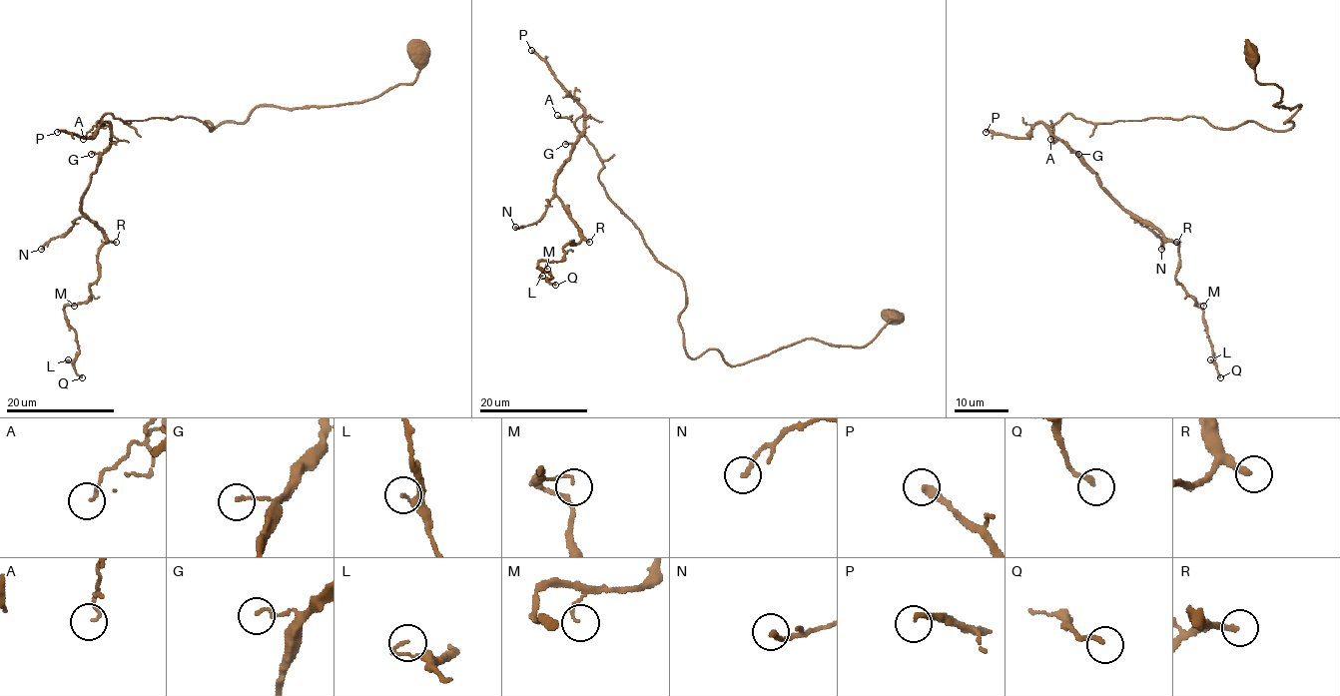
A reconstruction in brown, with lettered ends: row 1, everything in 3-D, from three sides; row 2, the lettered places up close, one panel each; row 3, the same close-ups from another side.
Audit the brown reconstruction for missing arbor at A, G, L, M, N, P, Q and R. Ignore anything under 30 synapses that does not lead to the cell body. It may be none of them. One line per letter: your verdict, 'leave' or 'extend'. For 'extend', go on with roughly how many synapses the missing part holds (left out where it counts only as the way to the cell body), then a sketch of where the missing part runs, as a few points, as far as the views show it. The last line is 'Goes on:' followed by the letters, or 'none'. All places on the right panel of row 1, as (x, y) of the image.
A: leave
G: leave
L: leave
M: leave
N: leave
P: extend | 350 syn
Q: leave
R: extend | 80 syn | (1176, 242), (1183, 239), (1168, 254), (1149, 284), (1126, 305), (1118, 326), (1102, 347)
Goes on: P, R

